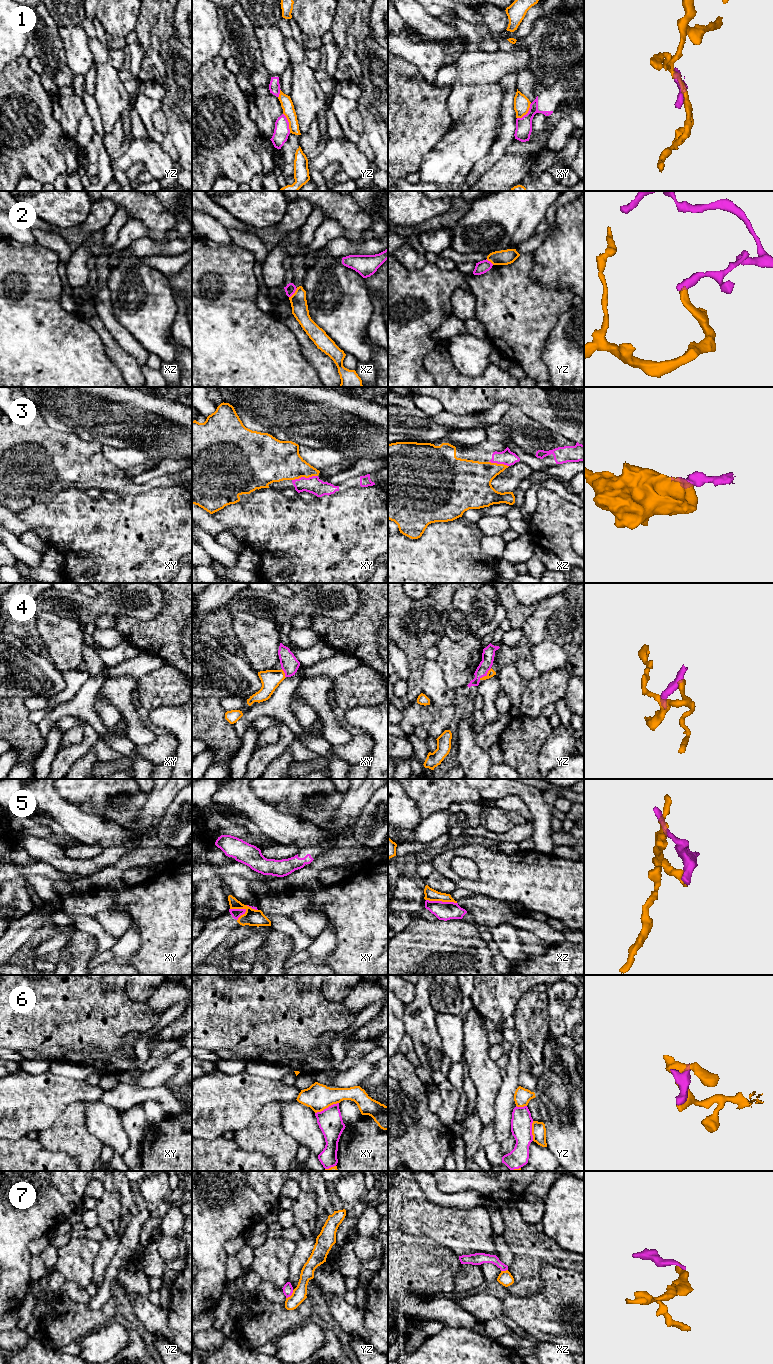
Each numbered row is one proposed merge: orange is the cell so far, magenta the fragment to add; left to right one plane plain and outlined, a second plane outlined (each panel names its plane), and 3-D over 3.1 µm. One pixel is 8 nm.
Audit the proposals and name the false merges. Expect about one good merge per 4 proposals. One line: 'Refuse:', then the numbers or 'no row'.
Refuse: 1, 2, 4, 5, 6, 7

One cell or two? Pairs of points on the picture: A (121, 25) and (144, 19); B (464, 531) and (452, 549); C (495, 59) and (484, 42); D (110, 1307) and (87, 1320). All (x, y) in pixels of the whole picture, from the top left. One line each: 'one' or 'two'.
A: two
B: one
C: two
D: one

